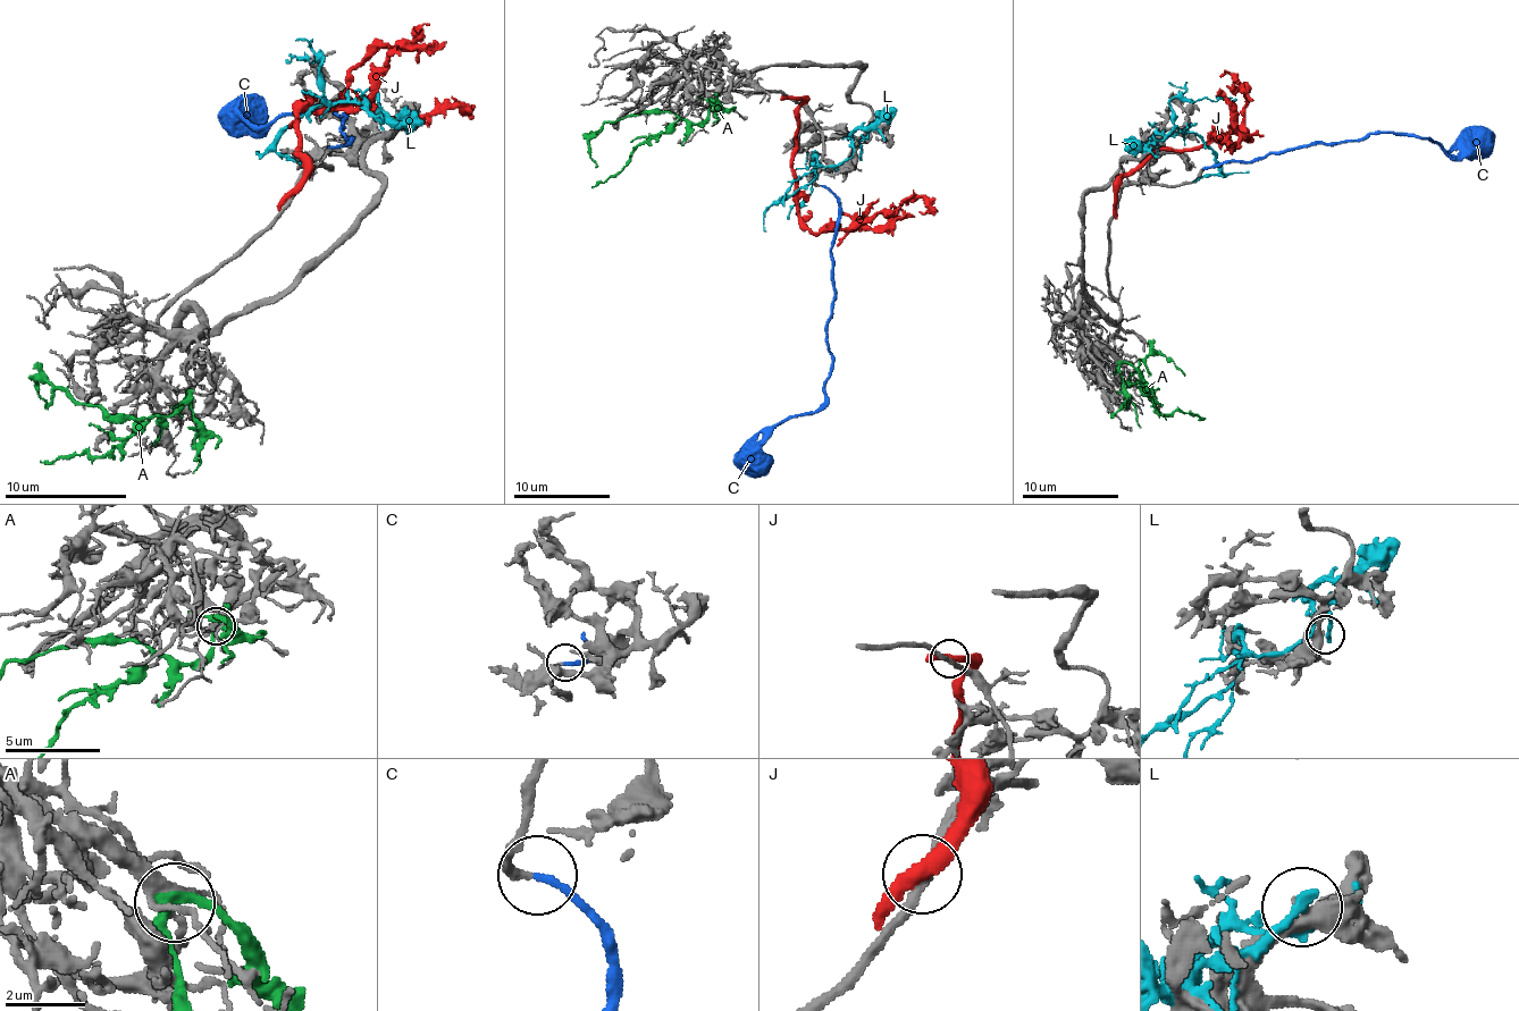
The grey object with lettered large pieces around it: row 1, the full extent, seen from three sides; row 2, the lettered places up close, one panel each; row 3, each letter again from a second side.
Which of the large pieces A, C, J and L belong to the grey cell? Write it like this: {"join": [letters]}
{"join": ["C"]}

